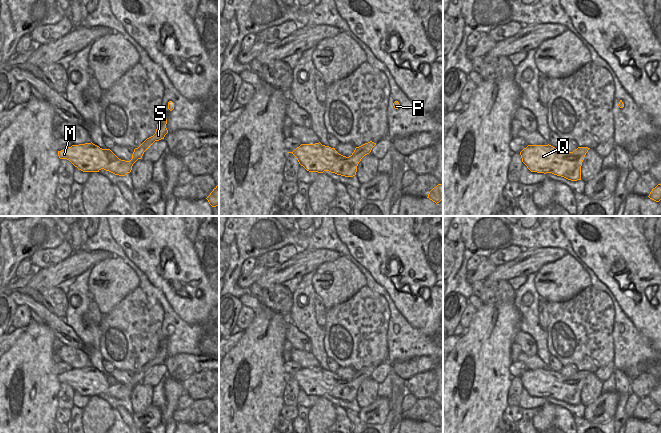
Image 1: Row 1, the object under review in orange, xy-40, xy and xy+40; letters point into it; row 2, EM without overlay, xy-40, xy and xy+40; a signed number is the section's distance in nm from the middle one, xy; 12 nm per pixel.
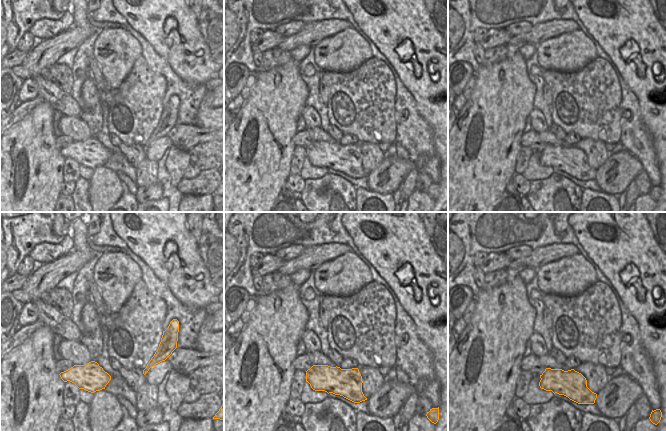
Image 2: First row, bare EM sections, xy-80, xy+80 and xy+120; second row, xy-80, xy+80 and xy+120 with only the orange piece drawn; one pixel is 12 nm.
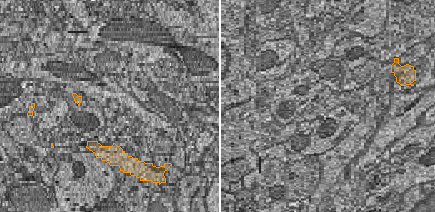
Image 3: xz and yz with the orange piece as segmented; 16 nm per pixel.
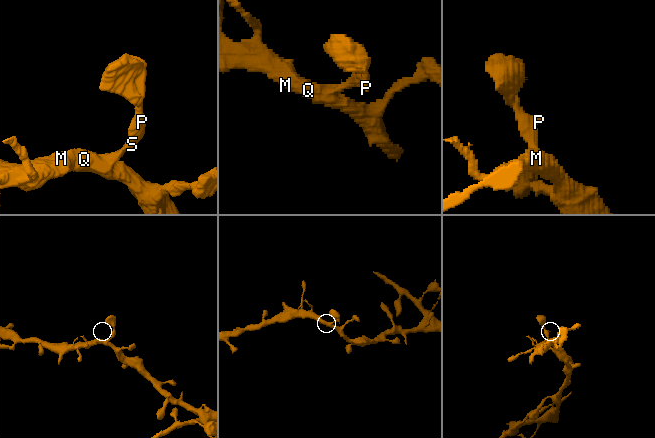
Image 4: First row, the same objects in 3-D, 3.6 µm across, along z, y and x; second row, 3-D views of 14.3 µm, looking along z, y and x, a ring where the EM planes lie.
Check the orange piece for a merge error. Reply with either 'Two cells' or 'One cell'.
One cell

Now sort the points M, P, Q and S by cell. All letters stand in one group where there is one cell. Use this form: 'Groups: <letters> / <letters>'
Groups: M P Q S

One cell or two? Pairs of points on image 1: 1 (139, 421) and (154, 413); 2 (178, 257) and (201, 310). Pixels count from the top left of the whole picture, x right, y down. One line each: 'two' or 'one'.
1: one
2: one

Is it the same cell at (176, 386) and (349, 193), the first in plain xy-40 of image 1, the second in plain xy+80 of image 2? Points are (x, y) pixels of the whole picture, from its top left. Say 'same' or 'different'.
different

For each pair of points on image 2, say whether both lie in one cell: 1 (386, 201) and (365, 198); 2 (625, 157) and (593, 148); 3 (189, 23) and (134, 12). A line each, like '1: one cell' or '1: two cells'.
1: one cell
2: two cells
3: one cell

